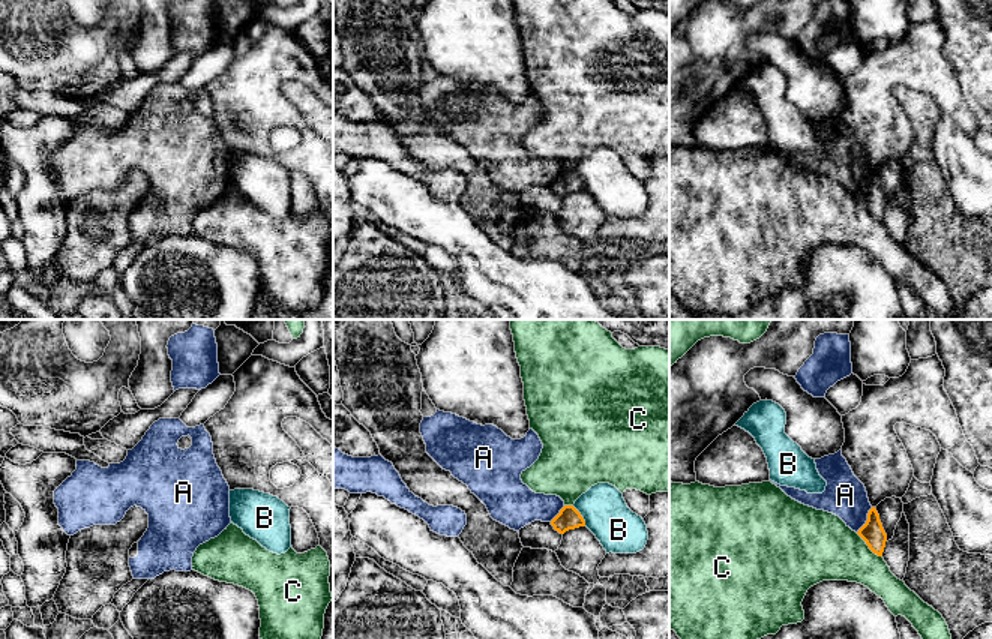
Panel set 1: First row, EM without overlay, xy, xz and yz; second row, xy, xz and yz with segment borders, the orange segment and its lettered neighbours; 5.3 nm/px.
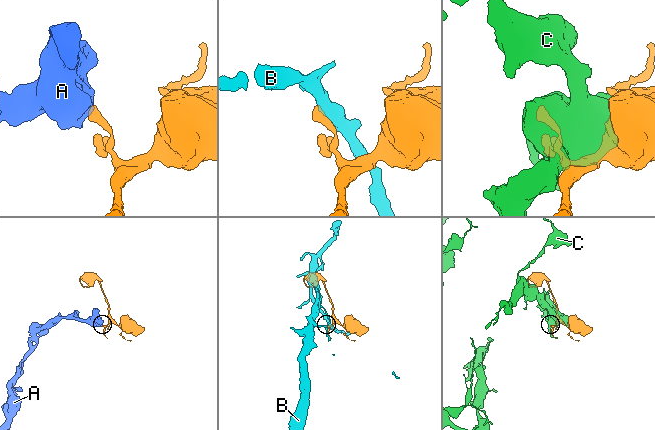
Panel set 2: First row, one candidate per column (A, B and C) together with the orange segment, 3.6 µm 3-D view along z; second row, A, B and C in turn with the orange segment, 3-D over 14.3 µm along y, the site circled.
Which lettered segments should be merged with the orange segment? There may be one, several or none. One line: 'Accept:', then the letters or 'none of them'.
Accept: none of them

